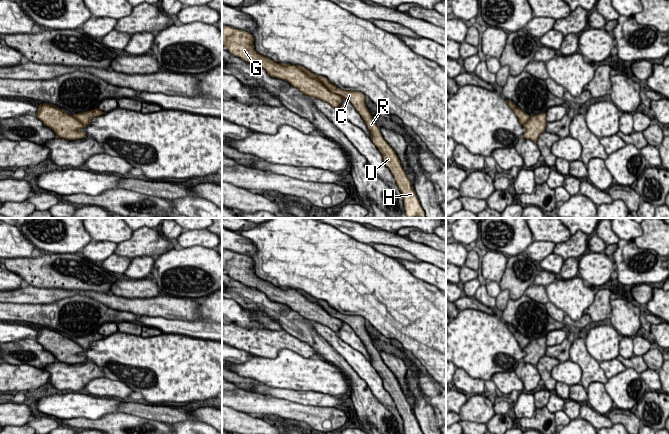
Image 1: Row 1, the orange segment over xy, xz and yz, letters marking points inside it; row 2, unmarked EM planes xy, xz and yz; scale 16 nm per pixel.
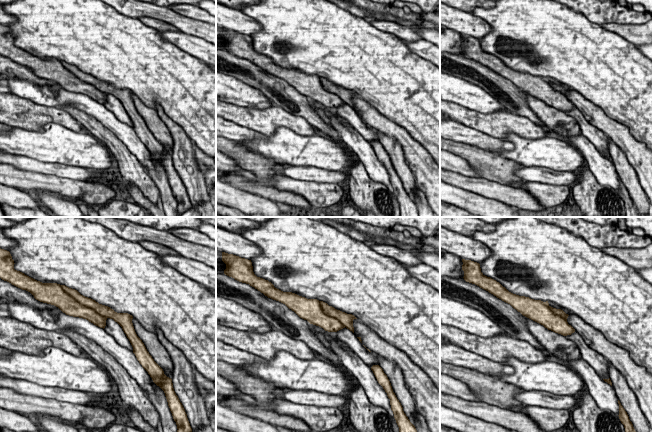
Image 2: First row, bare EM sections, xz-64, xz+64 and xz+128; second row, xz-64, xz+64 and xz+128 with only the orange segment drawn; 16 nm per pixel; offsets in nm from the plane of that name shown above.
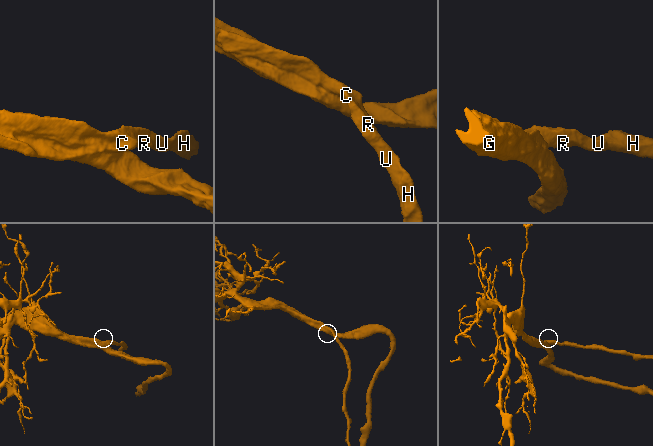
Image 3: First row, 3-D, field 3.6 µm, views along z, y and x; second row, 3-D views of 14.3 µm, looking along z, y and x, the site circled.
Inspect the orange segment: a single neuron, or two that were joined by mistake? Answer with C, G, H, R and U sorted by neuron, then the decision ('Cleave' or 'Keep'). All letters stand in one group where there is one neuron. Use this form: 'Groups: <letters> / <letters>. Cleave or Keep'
Groups: C G H R U. Keep

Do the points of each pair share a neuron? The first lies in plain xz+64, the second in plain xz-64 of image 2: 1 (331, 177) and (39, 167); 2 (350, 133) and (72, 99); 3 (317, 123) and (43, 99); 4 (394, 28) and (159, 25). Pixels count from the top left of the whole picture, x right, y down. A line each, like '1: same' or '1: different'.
1: same
2: same
3: different
4: same

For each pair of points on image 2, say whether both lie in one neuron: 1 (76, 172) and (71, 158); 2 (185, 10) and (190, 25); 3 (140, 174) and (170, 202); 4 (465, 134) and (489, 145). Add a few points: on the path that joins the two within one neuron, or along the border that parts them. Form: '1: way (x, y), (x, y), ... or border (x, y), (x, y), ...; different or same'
1: border (50, 162), (92, 169); different
2: border (172, 10), (205, 22); different
3: border (147, 172), (159, 191), (161, 205); different
4: way (471, 136), (483, 141); same

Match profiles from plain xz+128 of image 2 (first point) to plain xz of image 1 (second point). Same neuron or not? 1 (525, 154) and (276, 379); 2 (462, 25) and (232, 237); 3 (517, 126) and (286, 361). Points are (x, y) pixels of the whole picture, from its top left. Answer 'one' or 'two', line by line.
1: one
2: one
3: two

